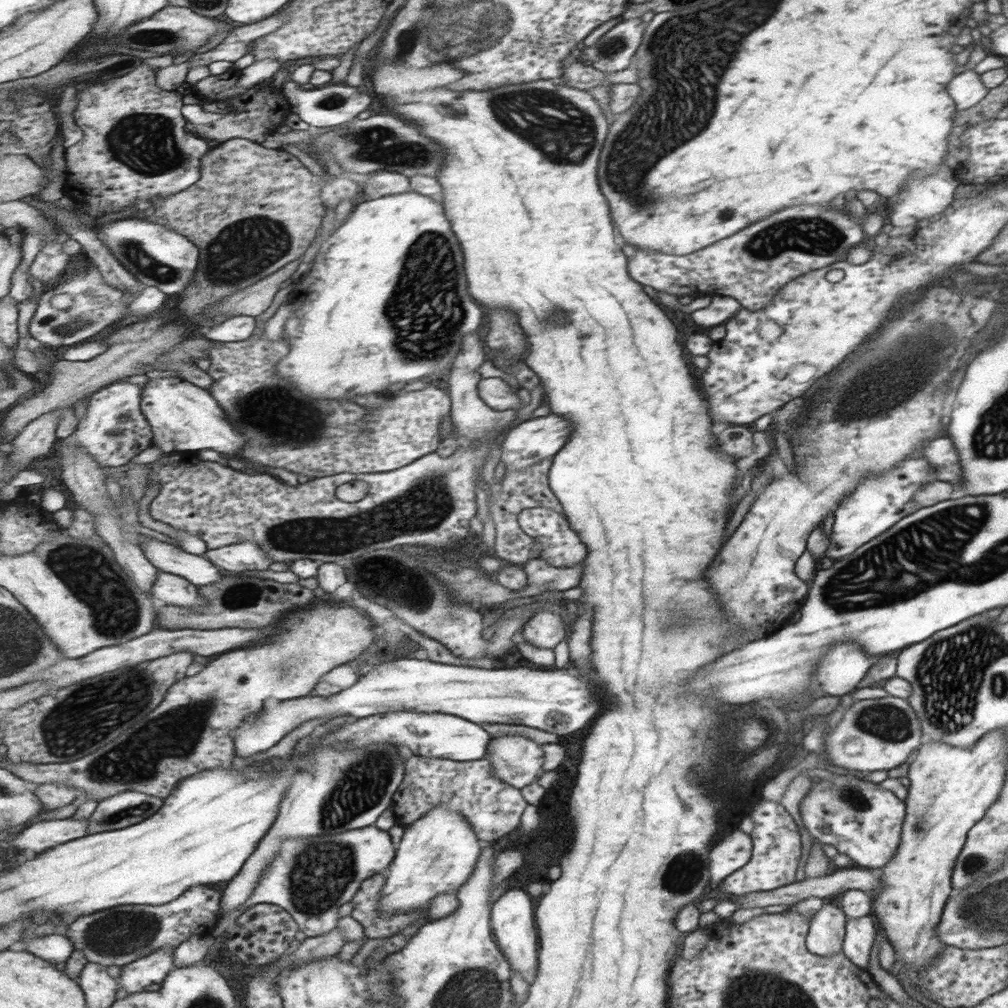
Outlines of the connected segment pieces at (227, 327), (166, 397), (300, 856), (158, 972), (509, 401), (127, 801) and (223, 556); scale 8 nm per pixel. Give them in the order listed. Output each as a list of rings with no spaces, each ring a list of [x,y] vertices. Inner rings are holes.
[[[237,315],[231,316],[227,322],[209,327],[203,336],[209,341],[224,342],[241,342],[250,339],[255,332],[254,316]]]
[[[182,377],[149,379],[144,384],[142,410],[153,430],[154,446],[163,454],[177,450],[193,451],[213,448],[223,456],[237,454],[245,446],[245,437],[231,424],[225,408],[206,388]]]
[[[375,825],[337,836],[287,840],[283,842],[283,854],[275,858],[275,866],[266,870],[262,880],[259,880],[253,897],[241,909],[221,918],[212,935],[227,935],[228,929],[247,909],[264,903],[278,905],[287,910],[308,938],[330,933],[331,930],[337,929],[339,924],[339,901],[345,888],[353,882],[353,890],[357,892],[357,888],[361,886],[359,882],[366,882],[368,878],[386,872],[396,853],[391,834]]]
[[[163,948],[125,965],[118,977],[119,984],[130,994],[140,993],[151,984],[161,985],[175,966],[174,950]]]
[[[490,377],[481,379],[478,391],[483,401],[497,411],[521,409],[521,400],[516,389],[509,385],[503,378]]]
[[[136,790],[106,798],[98,802],[89,818],[88,834],[121,830],[142,823],[158,813],[163,804],[161,798]]]
[[[253,541],[233,543],[216,549],[209,549],[205,558],[210,559],[225,572],[245,572],[246,570],[267,570],[272,558]]]

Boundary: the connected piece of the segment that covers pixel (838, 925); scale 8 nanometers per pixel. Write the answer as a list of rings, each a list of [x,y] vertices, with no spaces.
[[[823,904],[809,921],[806,950],[813,955],[831,957],[842,951],[845,937],[846,916],[831,904]]]

